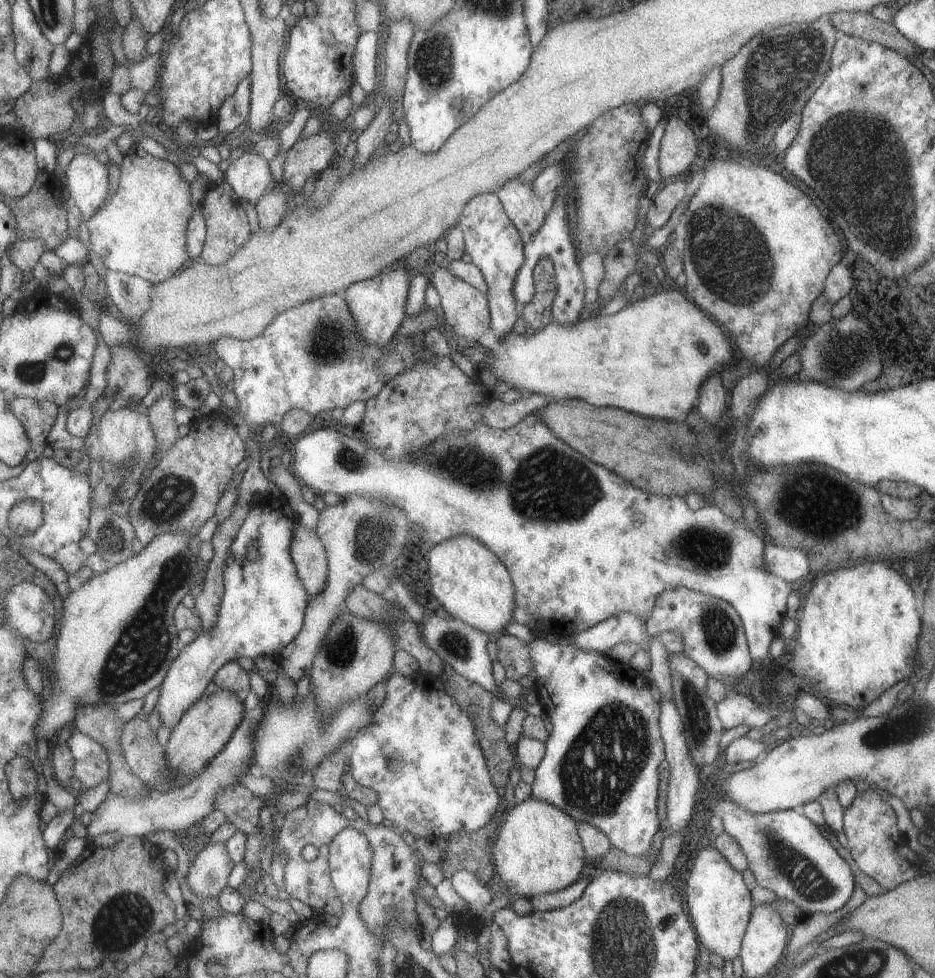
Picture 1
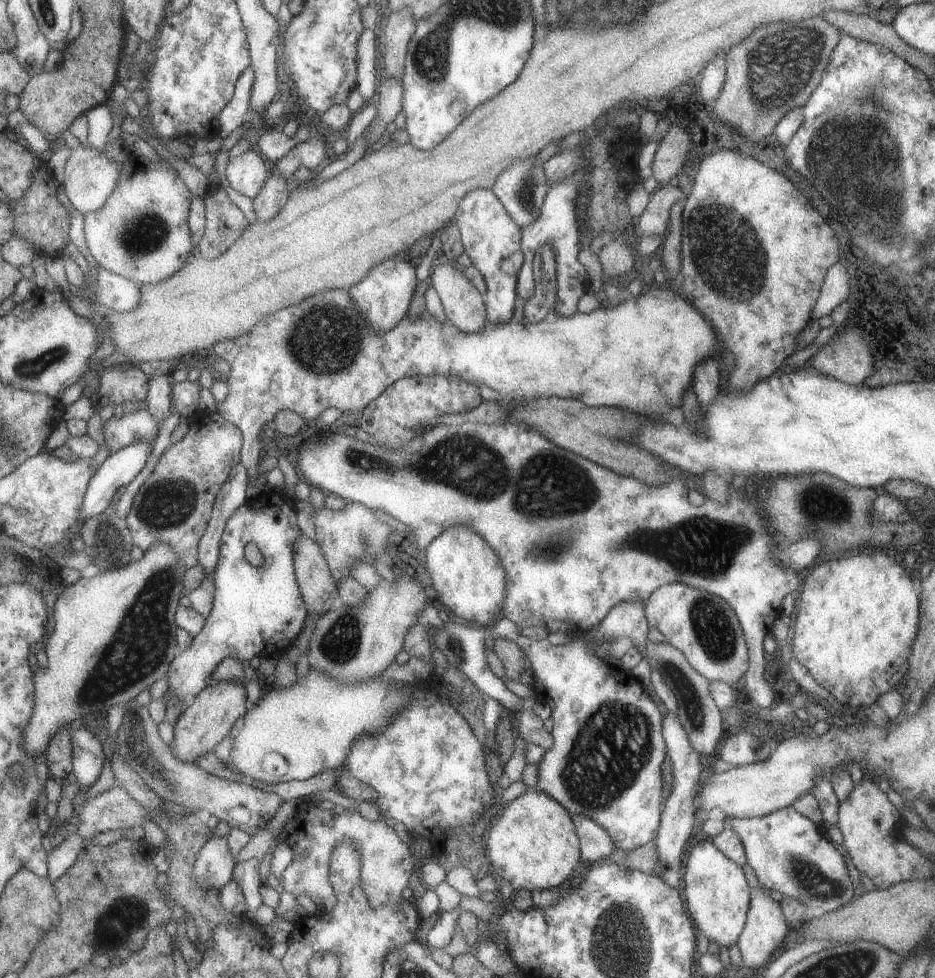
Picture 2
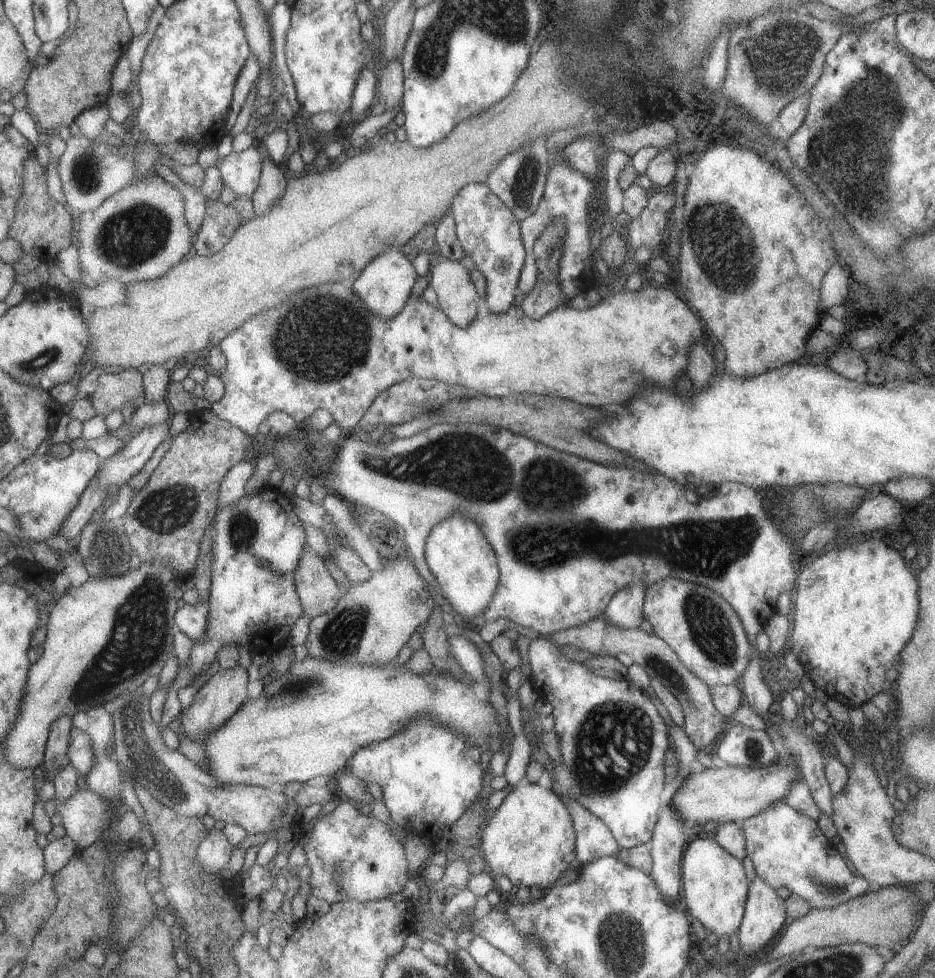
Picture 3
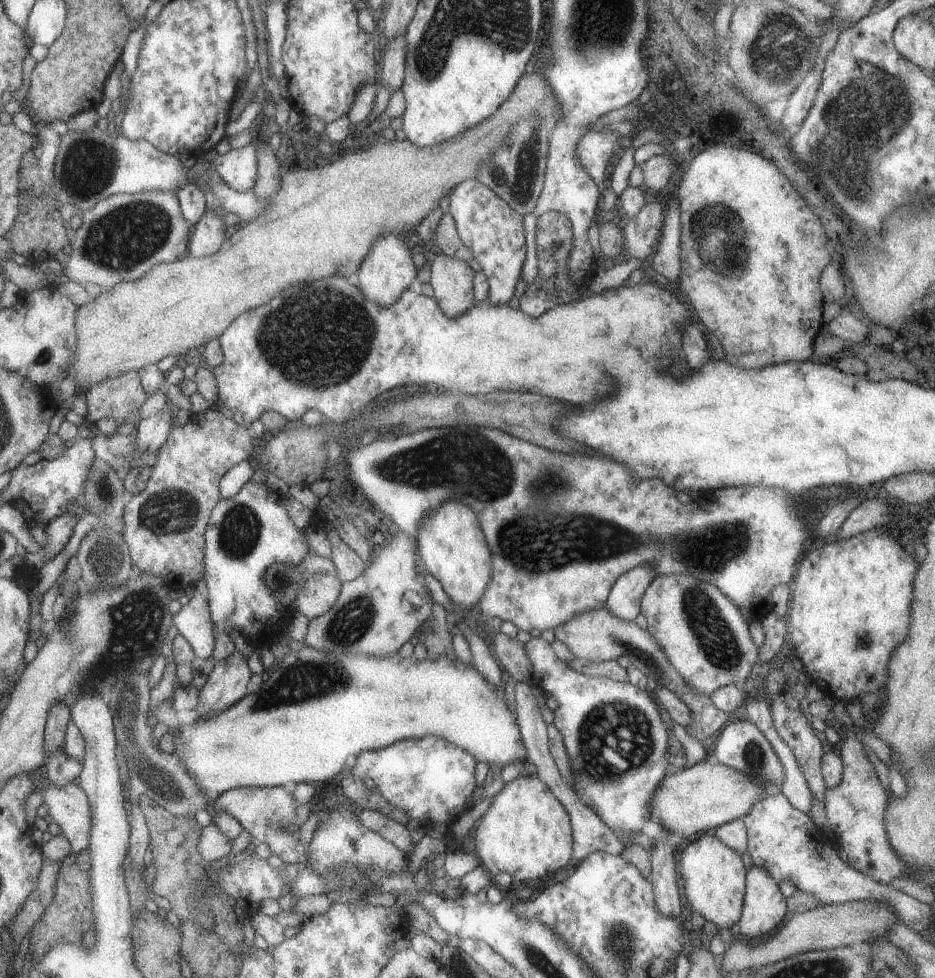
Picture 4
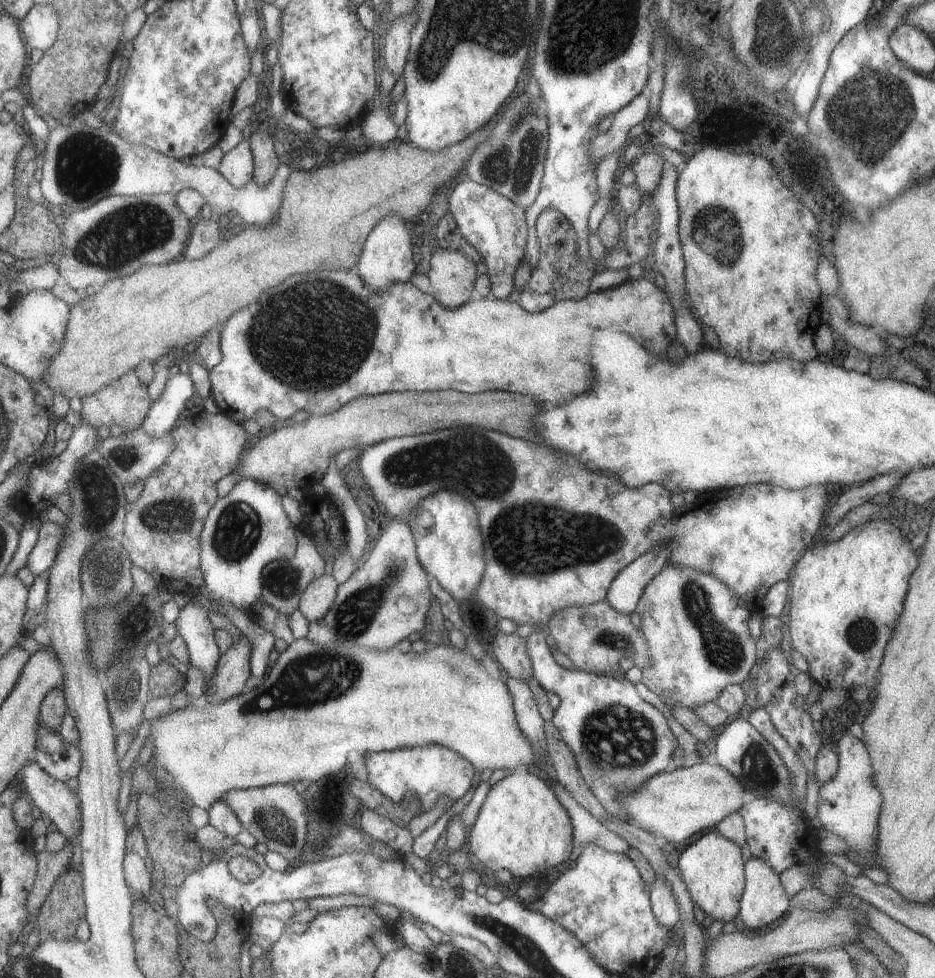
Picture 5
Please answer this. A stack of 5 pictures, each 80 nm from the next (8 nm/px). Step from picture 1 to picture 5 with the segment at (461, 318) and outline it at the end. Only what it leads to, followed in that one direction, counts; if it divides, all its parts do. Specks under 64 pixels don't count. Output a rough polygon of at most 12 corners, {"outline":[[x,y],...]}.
{"outline":[[433,247],[430,295],[445,308],[474,297],[475,263]]}

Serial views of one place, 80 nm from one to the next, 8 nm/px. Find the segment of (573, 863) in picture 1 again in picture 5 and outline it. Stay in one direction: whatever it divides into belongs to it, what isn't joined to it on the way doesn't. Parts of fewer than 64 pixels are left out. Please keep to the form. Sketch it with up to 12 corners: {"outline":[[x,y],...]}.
{"outline":[[545,780],[491,785],[465,848],[529,878],[570,858],[570,818]]}

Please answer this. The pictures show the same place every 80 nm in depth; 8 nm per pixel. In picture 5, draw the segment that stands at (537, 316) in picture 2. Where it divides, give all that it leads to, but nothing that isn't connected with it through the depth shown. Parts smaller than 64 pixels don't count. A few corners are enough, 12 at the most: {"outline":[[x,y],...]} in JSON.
{"outline":[[564,214],[536,218],[538,264],[518,305],[538,313],[581,300],[594,263],[579,263]]}

